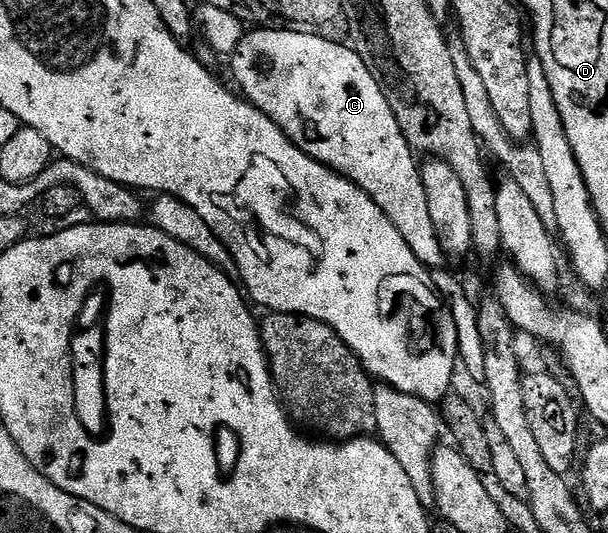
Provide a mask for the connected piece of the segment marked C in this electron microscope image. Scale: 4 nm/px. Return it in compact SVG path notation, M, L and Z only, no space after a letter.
M269 28L250 29L231 56L233 78L241 85L240 93L253 107L265 113L307 156L349 178L367 192L367 196L383 208L391 224L399 228L399 236L407 240L407 248L415 252L426 268L444 267L447 255L439 244L439 236L435 236L431 212L427 212L427 196L423 192L421 166L416 162L415 151L407 144L399 120L395 120L395 112L391 112L391 104L387 104L375 76L371 76L357 51L348 45L340 46L329 38L320 38L317 32L302 32L297 28L265 29Z

